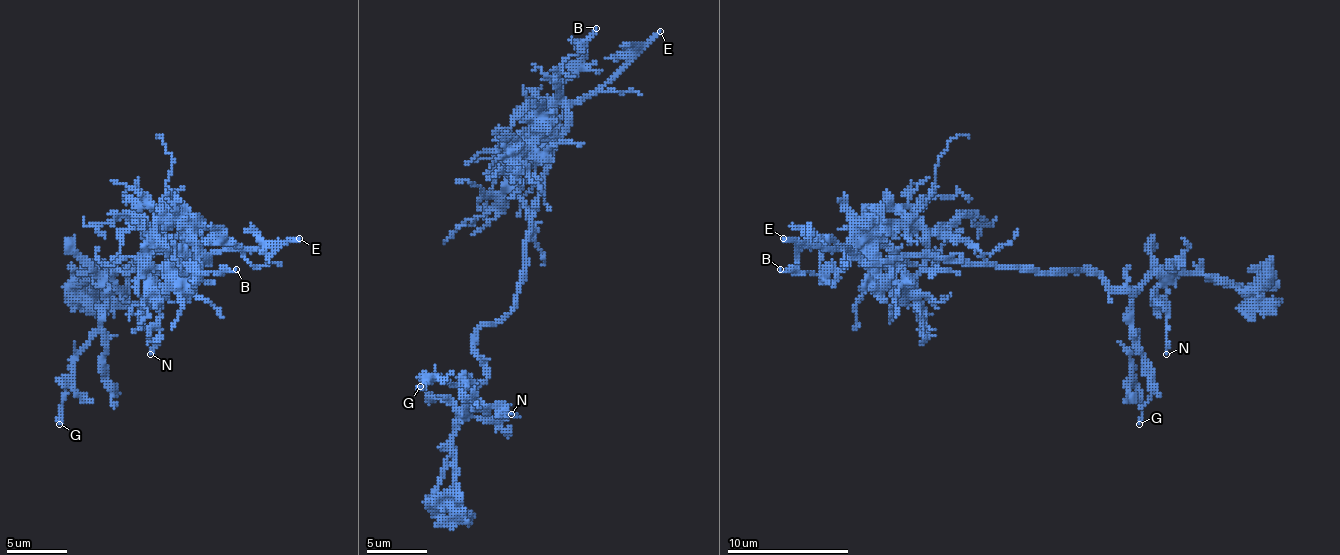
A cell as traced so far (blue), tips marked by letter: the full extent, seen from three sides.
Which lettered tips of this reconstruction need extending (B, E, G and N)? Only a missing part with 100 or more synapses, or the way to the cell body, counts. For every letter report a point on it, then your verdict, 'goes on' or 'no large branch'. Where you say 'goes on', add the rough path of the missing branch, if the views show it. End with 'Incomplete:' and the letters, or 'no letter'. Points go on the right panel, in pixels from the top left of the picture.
B: (780, 269) | no large branch
E: (783, 238) | goes on
G: (1139, 424) | no large branch
N: (1166, 354) | no large branch
Incomplete: E

